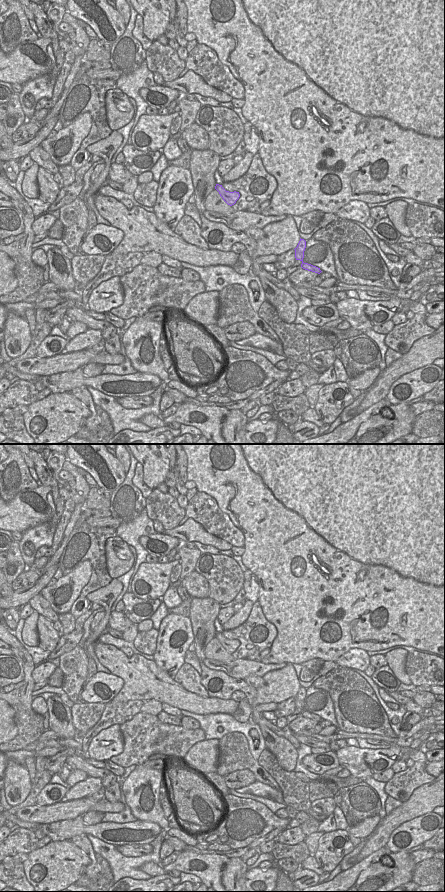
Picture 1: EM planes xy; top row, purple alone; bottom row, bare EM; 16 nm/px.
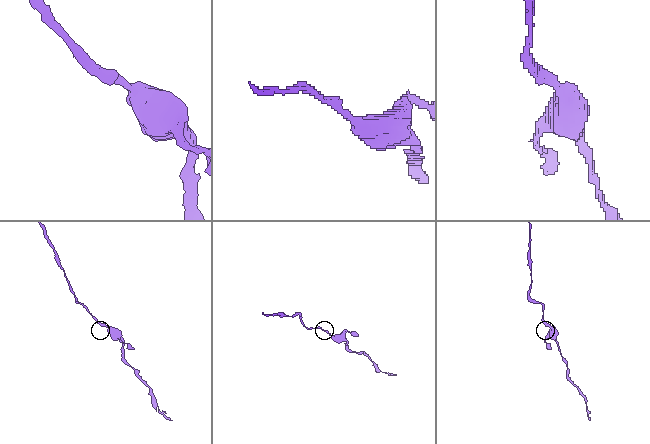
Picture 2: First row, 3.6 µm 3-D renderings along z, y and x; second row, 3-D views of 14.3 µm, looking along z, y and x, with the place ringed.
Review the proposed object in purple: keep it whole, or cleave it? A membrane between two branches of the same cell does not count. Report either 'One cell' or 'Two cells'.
One cell.

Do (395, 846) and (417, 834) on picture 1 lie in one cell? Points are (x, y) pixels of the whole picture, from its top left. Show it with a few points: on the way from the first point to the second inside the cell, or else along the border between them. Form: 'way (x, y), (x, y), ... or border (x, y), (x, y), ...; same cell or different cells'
way (401, 849), (405, 848), (412, 840); same cell

